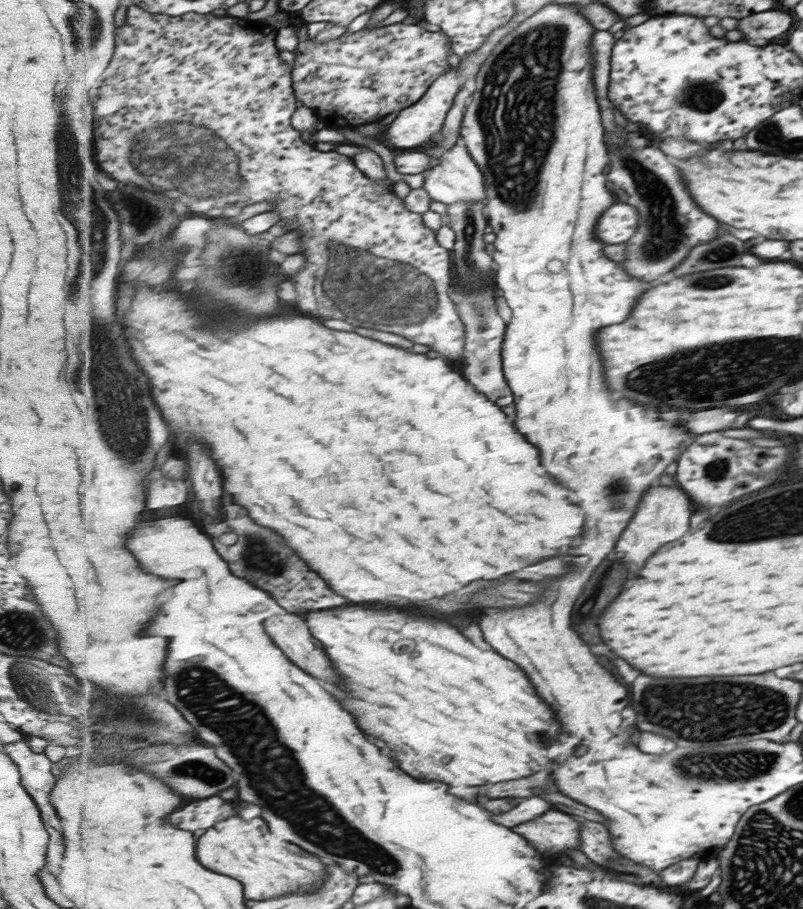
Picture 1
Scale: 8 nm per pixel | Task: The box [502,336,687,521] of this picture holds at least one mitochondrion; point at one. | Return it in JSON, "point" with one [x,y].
{"point":[617,488]}

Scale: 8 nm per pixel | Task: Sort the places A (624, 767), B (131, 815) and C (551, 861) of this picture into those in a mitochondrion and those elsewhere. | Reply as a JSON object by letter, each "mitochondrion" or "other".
{"A":"other","B":"other","C":"other"}

